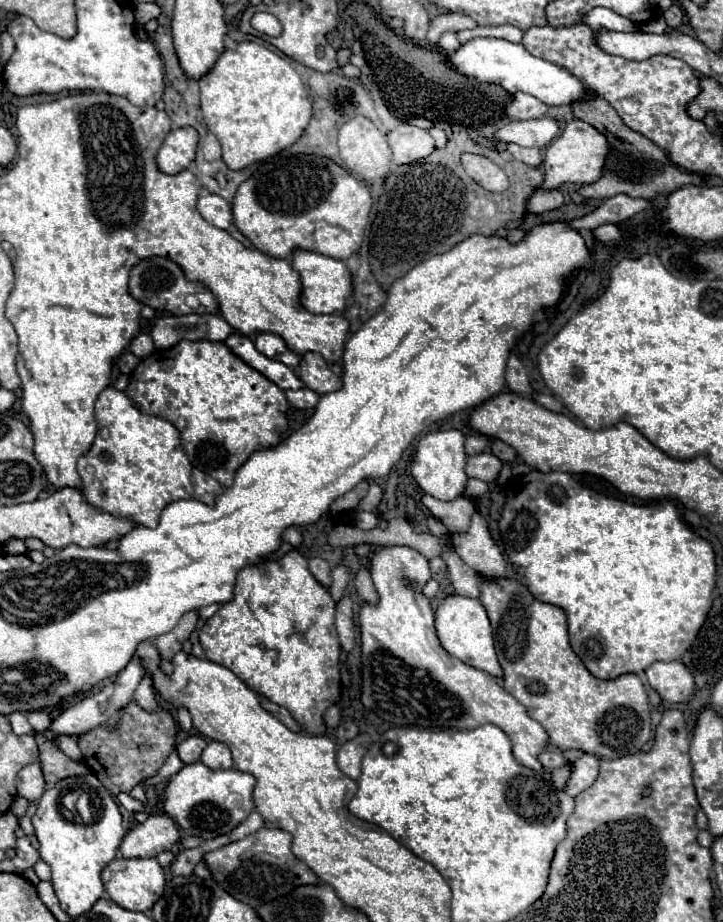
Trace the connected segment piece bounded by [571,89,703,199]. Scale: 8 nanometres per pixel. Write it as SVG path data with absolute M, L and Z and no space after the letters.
M587 91L589 99L585 101L573 101L571 109L573 109L573 117L595 125L601 133L607 135L609 143L611 143L611 153L607 157L605 169L603 169L603 177L597 183L585 185L579 193L587 199L609 199L617 193L625 193L631 197L645 197L645 199L655 199L659 195L667 197L671 191L683 187L683 185L701 185L703 179L697 173L687 173L685 169L677 167L675 163L671 163L665 155L665 151L661 147L657 147L653 141L649 141L647 137L643 137L637 131L631 131L621 117L617 115L617 111L595 91Z

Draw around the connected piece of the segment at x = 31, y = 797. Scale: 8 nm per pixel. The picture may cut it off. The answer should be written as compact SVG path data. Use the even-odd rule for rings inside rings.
M31 763L23 767L17 775L17 795L25 797L27 801L39 801L45 791L45 781L39 763Z

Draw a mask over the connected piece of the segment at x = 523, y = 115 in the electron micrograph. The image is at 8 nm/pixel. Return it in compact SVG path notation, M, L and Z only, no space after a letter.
M515 93L513 101L505 107L505 113L513 119L539 119L547 115L547 105L531 95Z

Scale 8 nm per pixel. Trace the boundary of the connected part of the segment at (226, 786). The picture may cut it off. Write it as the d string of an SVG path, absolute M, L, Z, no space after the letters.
M191 763L181 767L163 789L163 811L179 825L185 835L195 835L203 841L215 839L233 831L255 807L251 799L255 779L249 773L227 769L213 771L203 763Z

